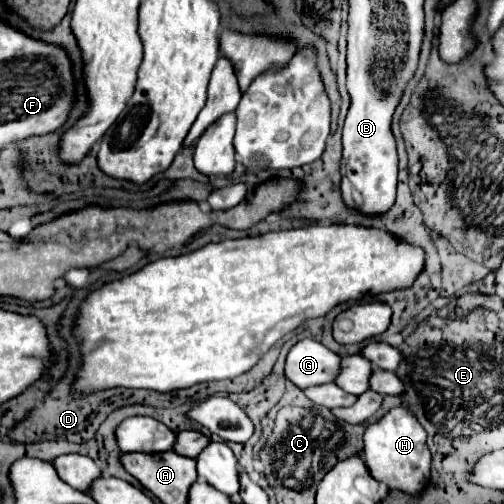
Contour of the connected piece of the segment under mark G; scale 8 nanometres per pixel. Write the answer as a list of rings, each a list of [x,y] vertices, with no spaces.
[[[304,338],[292,346],[286,358],[286,378],[300,390],[334,382],[340,374],[340,356],[324,344]]]

